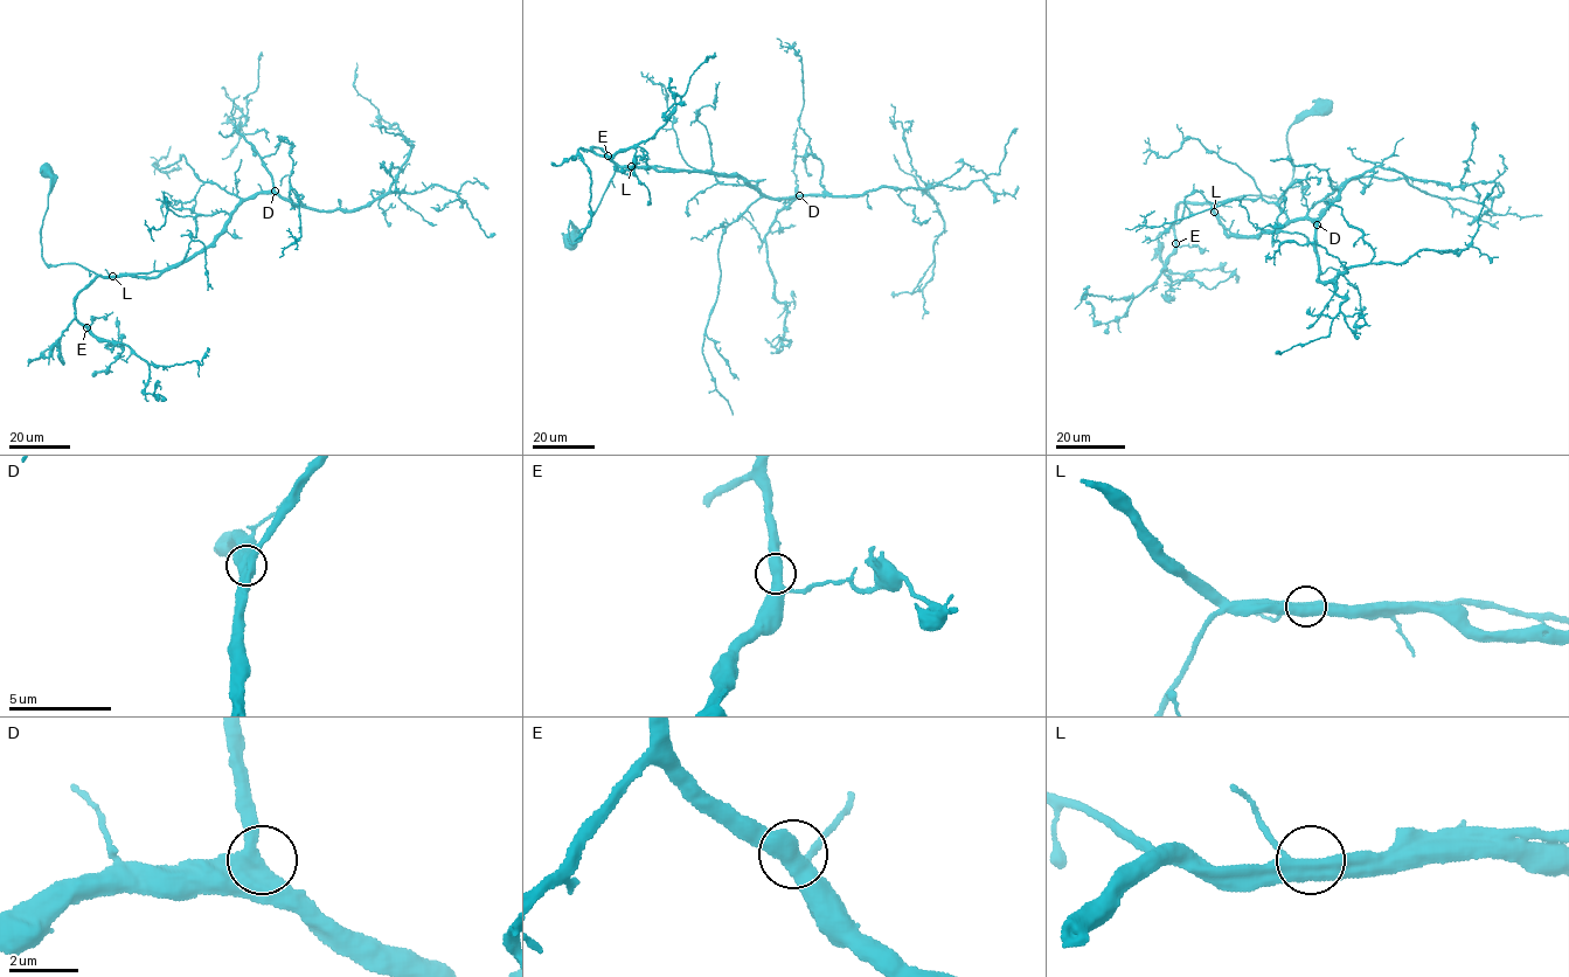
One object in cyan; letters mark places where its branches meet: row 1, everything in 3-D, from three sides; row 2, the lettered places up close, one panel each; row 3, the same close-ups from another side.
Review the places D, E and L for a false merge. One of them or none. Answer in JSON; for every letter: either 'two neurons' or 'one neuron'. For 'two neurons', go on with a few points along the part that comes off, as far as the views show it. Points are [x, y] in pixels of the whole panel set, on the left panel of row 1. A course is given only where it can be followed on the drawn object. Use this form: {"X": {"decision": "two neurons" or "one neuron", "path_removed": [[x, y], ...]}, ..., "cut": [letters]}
{"D": {"decision": "one neuron"}, "E": {"decision": "one neuron"}, "L": {"decision": "one neuron"}, "cut": []}

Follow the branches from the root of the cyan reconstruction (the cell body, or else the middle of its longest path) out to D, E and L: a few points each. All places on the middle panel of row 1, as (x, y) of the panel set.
D: (570, 242), (575, 226), (570, 221), (573, 246), (615, 171), (624, 166), (733, 173), (766, 195), (799, 195)
E: (570, 242), (575, 226), (570, 221), (573, 246), (617, 167), (602, 150), (591, 149), (608, 156)
L: (570, 242), (575, 226), (570, 221), (573, 246), (615, 171), (631, 166)

